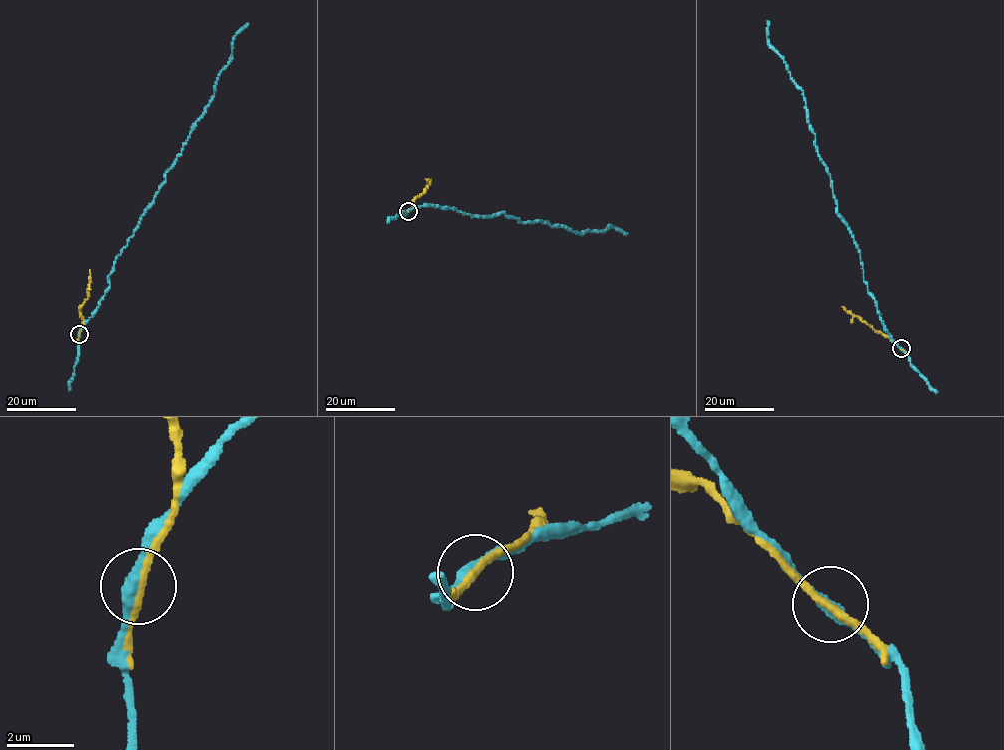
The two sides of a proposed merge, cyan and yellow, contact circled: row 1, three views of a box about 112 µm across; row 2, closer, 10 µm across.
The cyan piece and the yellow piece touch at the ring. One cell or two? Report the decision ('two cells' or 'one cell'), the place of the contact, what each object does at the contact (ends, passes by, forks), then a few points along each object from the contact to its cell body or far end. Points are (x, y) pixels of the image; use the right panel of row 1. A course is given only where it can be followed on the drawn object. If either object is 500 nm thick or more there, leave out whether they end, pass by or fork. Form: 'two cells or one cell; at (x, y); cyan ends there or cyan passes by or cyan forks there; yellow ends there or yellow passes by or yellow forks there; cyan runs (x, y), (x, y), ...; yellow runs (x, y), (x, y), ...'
two cells; at (901, 348); cyan passes by; yellow passes by; cyan runs (901, 348), (880, 319), (864, 280), (859, 251), (836, 211), (803, 92), (768, 43), (767, 20); yellow runs (901, 348), (842, 307)

